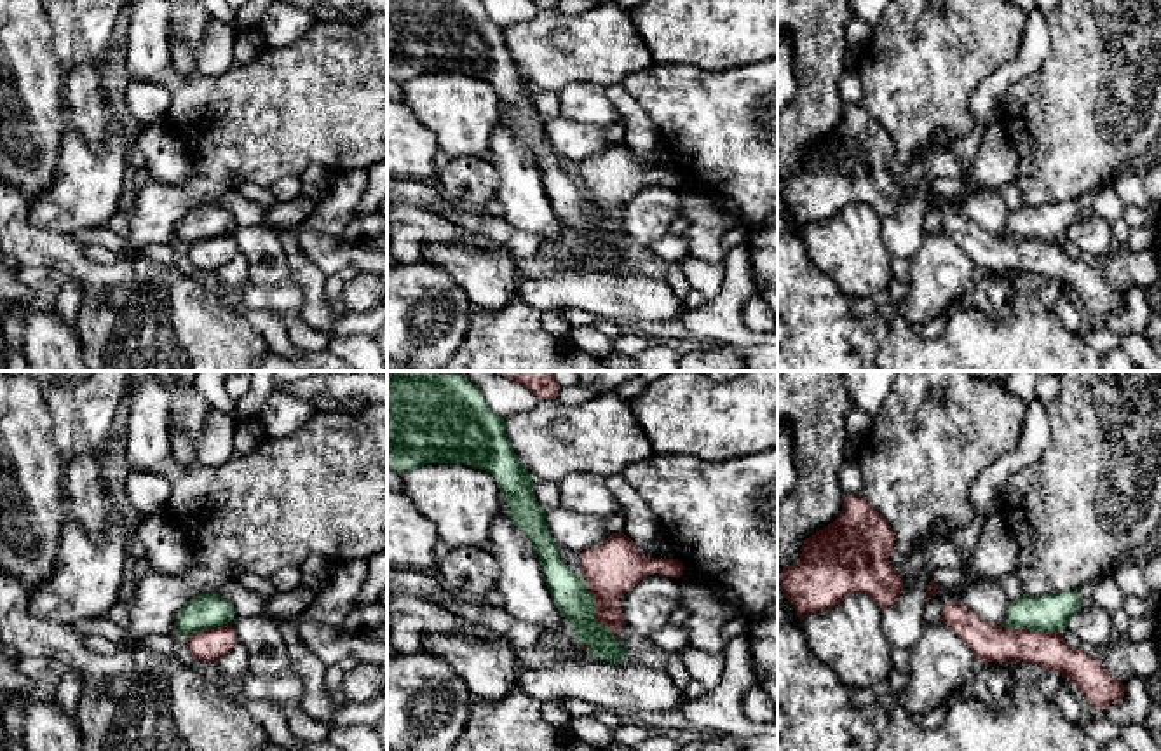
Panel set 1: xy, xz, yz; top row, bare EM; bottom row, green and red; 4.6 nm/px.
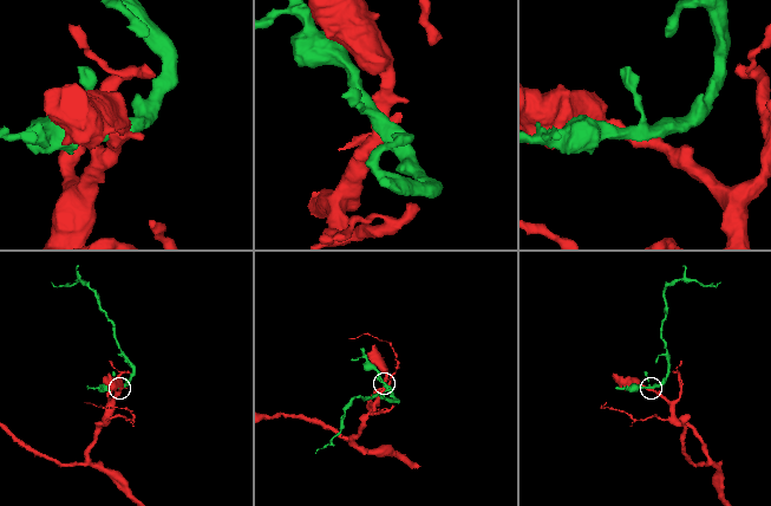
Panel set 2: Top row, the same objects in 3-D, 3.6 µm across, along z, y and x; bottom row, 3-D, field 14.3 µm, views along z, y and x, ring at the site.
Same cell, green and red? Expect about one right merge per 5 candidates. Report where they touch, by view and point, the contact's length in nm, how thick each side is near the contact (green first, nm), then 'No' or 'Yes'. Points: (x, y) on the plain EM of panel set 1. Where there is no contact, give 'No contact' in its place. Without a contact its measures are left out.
Touches green at xz (595, 220). Shared border 320 nm. Thickness 170 nm (green) against 240 nm. No

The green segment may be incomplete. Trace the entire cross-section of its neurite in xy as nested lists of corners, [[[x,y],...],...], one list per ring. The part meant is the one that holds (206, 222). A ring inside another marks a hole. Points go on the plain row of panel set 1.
[[[216,204],[190,209],[176,225],[176,242],[185,247],[228,233],[235,227],[234,214]]]

